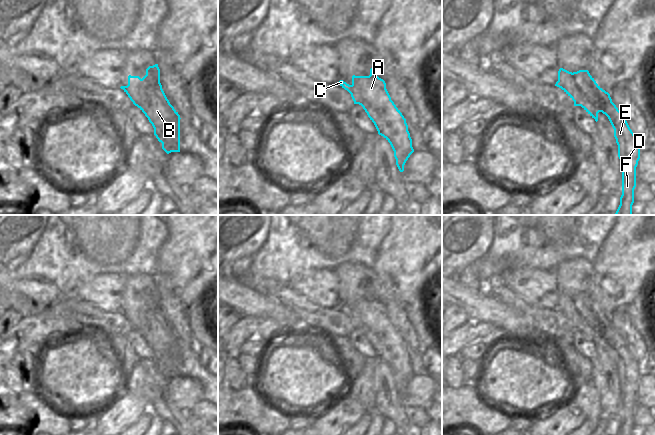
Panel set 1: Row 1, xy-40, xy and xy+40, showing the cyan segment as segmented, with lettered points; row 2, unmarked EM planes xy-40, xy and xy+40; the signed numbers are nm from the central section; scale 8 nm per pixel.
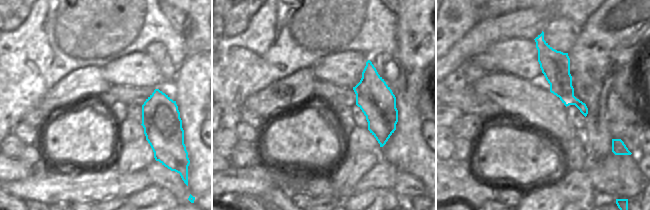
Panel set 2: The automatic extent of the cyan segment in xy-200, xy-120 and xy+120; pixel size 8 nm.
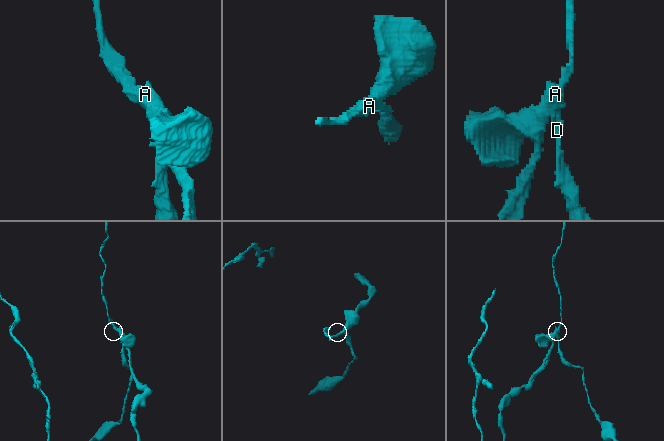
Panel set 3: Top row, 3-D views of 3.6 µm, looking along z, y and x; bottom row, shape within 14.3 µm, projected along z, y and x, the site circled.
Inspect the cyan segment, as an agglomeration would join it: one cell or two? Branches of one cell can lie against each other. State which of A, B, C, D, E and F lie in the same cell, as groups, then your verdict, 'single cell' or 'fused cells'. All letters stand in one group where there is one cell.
A B / C D E F; fused cells

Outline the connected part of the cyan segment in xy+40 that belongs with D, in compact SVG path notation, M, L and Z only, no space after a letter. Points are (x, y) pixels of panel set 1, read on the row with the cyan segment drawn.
M613 102L602 113L608 117L614 129L622 169L622 195L620 205L614 215L632 215L636 167L640 159L640 143L630 129L624 115Z

